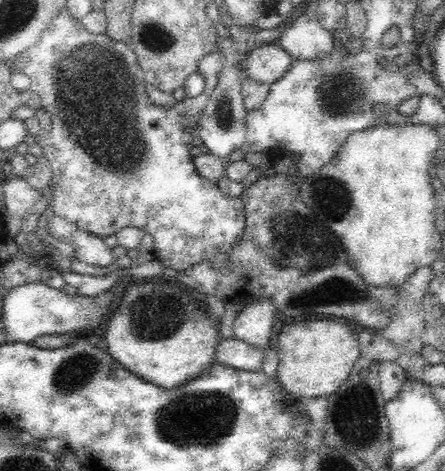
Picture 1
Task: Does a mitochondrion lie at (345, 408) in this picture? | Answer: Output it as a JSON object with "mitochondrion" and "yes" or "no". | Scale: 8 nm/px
{"mitochondrion":"no"}

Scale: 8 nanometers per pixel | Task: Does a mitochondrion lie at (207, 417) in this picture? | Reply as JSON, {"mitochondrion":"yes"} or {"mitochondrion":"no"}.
{"mitochondrion":"yes"}

